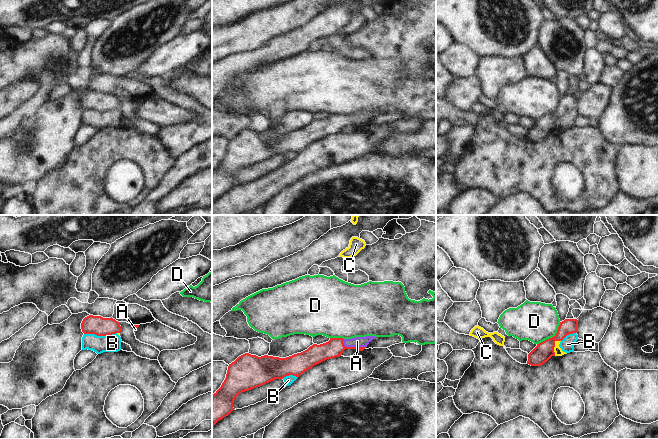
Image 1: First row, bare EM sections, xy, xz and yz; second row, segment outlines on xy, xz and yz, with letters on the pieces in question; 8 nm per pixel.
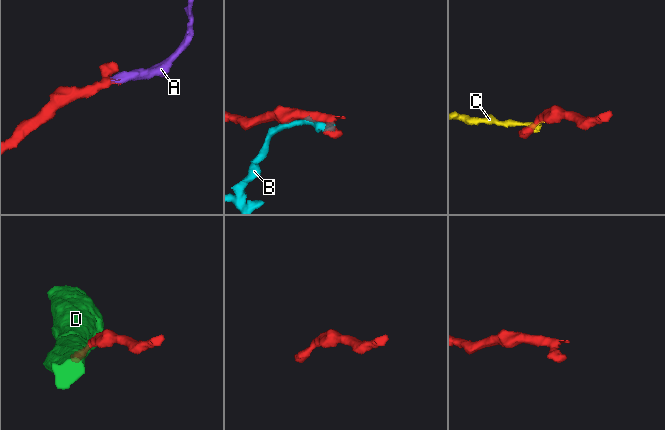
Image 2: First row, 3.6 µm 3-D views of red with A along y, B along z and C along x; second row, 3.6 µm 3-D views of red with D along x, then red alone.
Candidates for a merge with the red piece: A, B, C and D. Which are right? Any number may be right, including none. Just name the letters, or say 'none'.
A

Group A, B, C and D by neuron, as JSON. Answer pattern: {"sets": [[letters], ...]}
{"sets": [["A"], ["B", "C"], ["D"]]}

